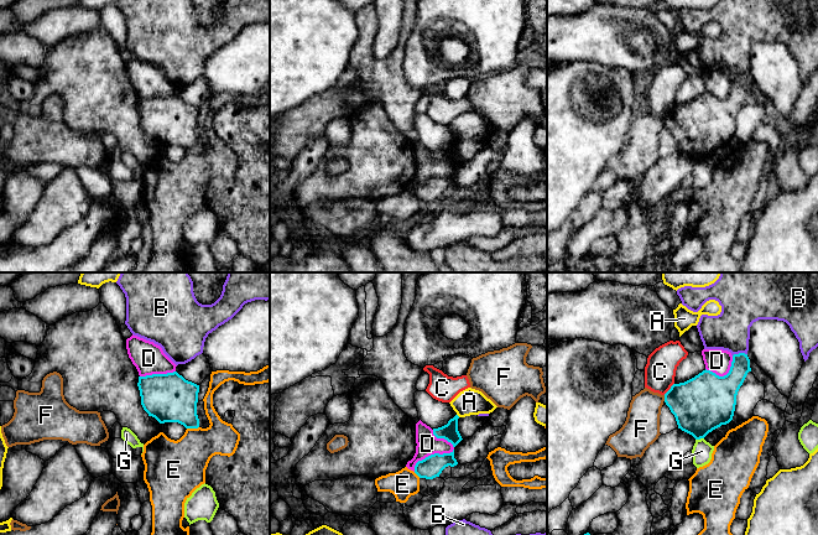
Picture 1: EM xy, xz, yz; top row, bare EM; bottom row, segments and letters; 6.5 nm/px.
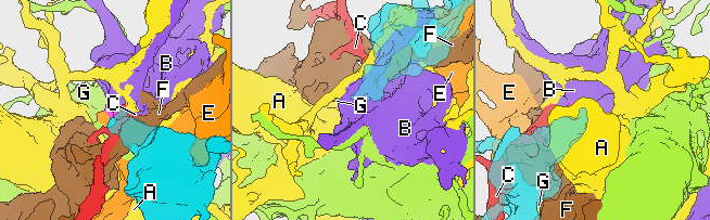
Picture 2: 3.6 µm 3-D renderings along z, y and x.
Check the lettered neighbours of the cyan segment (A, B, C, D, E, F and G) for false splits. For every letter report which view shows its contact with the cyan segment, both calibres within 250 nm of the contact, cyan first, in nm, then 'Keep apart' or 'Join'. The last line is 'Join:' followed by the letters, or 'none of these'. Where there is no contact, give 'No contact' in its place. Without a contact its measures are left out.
A: No contact. Keep apart
B: Touches cyan in yz. Thickness 160 nm (cyan) against 260 nm. Keep apart
C: Touches cyan in yz. Thickness 360 nm (cyan) against 200 nm. Keep apart
D: Touches cyan in xz. Thickness 140 nm (cyan) against 140 nm. Keep apart
E: Touches cyan in xy. Thickness 320 nm (cyan) against 320 nm. Keep apart
F: Touches cyan in yz. Thickness 360 nm (cyan) against 220 nm. Keep apart
G: Touches cyan in yz. Thickness 360 nm (cyan) against 130 nm. Keep apart
Join: none of these

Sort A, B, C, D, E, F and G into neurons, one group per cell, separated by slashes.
A / B / C D / E / F / G

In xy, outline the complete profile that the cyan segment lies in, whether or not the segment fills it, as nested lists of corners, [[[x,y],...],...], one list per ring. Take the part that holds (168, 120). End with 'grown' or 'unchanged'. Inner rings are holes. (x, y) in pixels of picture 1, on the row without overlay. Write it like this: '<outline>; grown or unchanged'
[[[173,94],[139,99],[137,109],[144,133],[160,146],[178,145],[186,151],[199,150],[199,108]]]; unchanged

